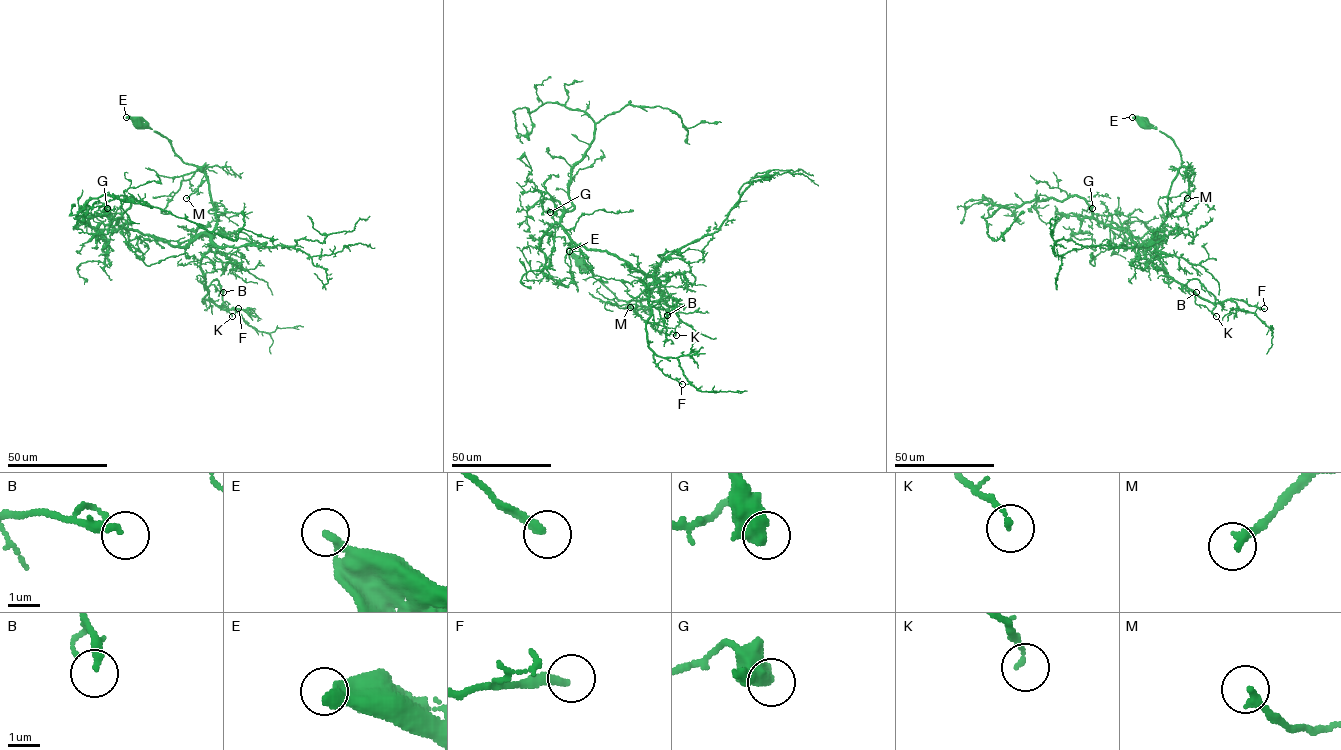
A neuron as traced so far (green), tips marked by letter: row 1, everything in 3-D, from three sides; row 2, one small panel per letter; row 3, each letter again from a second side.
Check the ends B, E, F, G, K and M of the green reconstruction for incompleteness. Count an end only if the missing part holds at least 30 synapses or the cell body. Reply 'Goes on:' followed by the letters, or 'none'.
Goes on: none

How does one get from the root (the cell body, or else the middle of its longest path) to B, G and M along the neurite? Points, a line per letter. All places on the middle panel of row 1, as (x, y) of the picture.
B: (582, 262), (626, 301), (644, 300), (659, 286), (654, 273), (644, 280), (648, 303), (658, 302), (667, 315)
G: (582, 262), (619, 300), (644, 300), (659, 284), (578, 245), (560, 224), (564, 207), (544, 199), (550, 212)
M: (582, 262), (618, 299), (638, 301), (651, 307), (630, 307)

